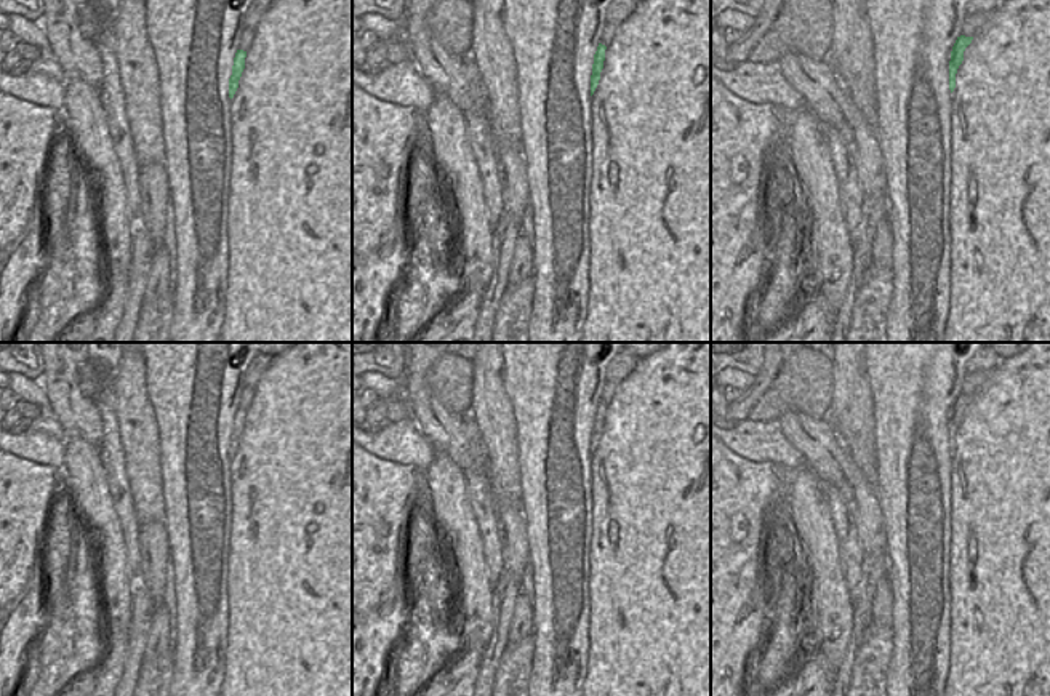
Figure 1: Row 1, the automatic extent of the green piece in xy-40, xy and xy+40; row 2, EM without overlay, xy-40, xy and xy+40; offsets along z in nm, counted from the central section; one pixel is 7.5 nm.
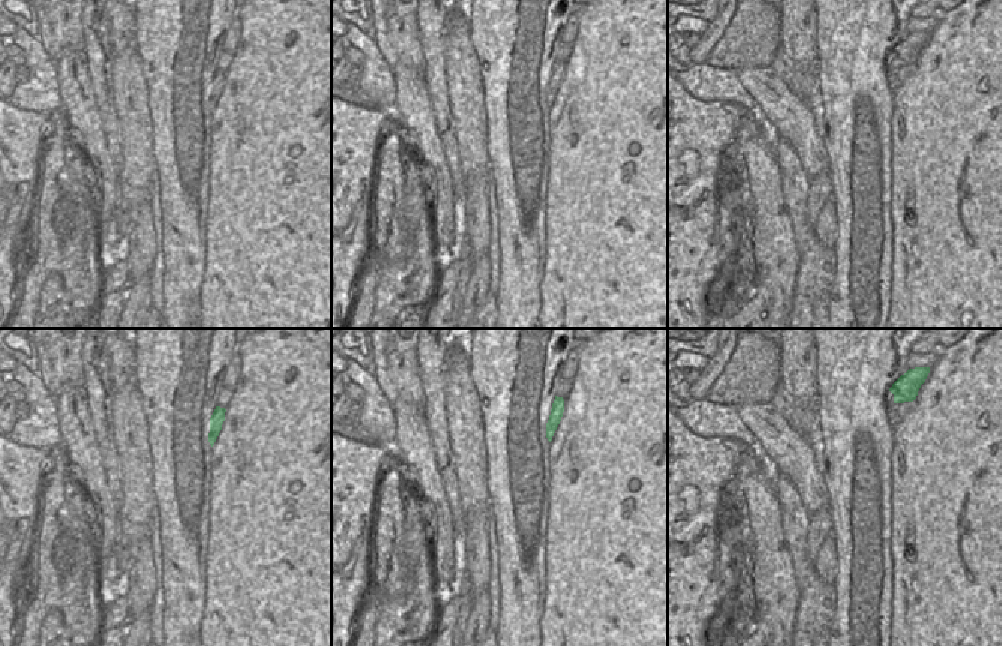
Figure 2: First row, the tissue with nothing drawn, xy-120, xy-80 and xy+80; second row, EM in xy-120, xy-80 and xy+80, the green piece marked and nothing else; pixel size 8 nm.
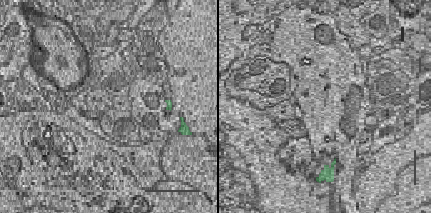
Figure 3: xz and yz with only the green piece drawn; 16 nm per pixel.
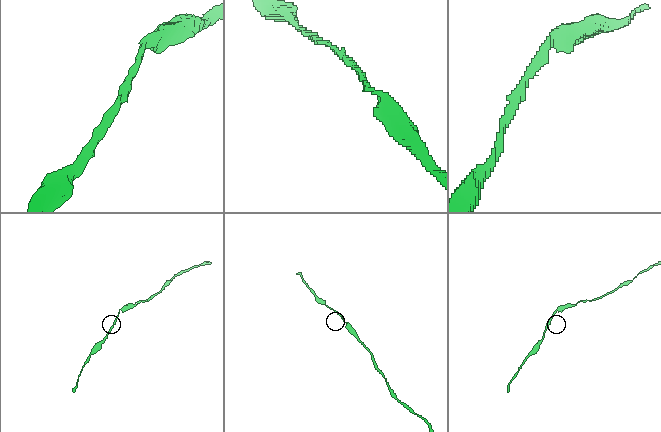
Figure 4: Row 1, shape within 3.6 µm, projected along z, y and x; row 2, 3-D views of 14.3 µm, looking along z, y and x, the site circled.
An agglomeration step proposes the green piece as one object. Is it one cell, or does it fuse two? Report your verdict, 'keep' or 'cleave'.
keep

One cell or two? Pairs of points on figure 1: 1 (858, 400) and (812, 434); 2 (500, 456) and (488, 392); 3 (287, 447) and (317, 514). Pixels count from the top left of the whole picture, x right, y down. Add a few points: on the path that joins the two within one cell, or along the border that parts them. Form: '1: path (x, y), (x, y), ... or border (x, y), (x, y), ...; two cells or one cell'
1: border (831, 424), (850, 456); two cells
2: path (498, 440), (490, 408); one cell
3: path (303, 463), (317, 477), (317, 498); one cell

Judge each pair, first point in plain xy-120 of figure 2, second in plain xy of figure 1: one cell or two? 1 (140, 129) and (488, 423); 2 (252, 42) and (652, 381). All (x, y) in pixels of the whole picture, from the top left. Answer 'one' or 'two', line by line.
1: one
2: one

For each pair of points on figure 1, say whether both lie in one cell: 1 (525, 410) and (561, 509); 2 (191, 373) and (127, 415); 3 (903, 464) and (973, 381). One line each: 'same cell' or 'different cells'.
1: same cell
2: different cells
3: different cells

